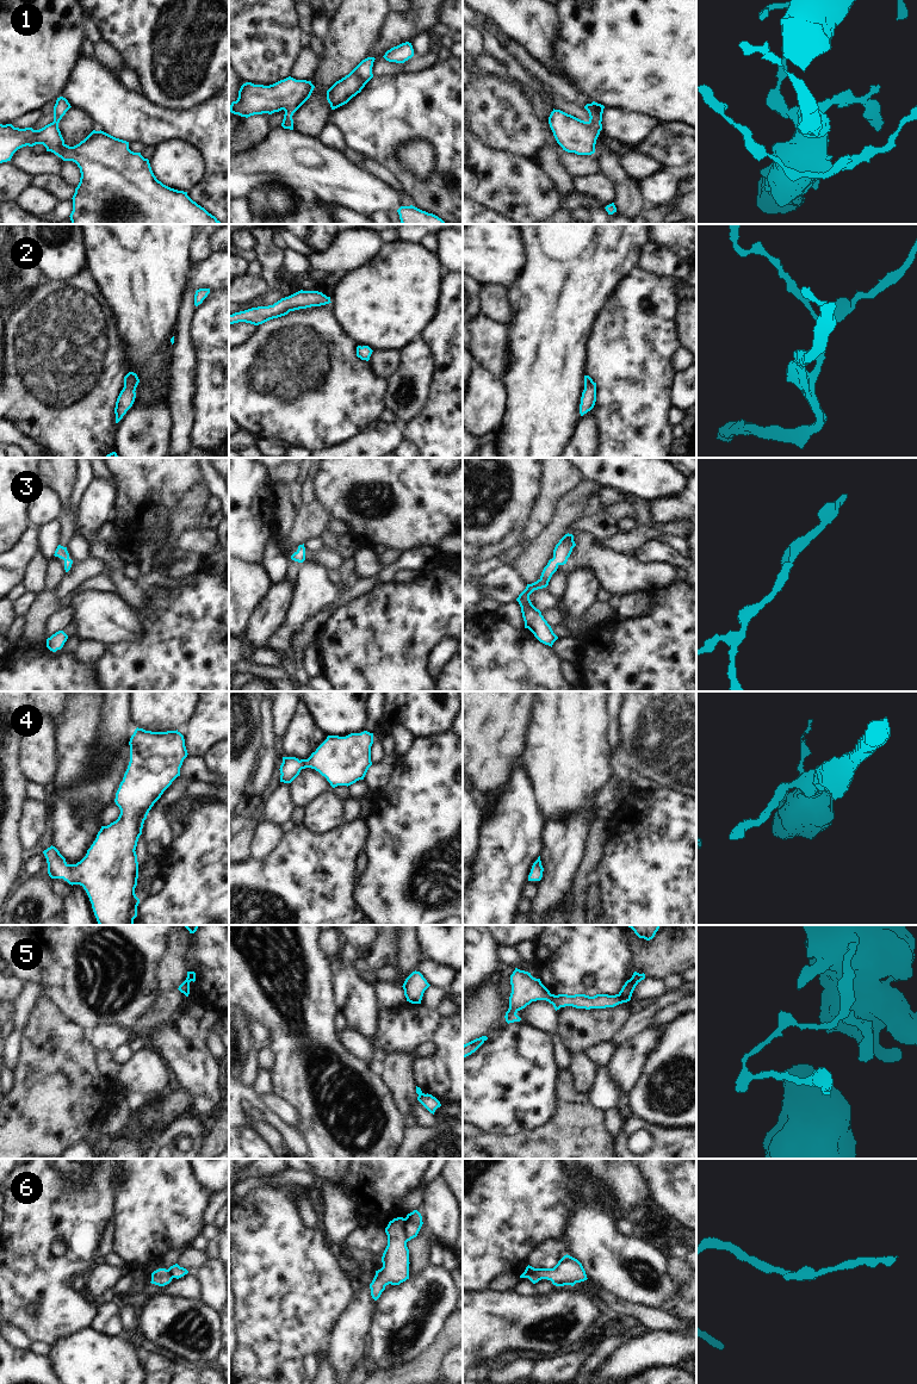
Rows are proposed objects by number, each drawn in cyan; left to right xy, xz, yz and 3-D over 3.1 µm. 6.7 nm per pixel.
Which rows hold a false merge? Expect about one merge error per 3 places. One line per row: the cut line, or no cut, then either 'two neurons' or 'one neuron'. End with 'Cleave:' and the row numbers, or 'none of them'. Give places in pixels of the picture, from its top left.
1: cut none; one neuron
2: cut none; one neuron
3: cut none; one neuron
4: cut none; one neuron
5: cut yz (630, 979), (634, 986); two neurons
6: cut xz (404, 1218), (403, 1234), (407, 1241); two neurons
Cleave: 5, 6

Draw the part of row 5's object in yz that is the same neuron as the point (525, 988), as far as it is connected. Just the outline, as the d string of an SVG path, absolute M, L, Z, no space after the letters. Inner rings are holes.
M515 968L510 975L512 993L509 997L509 1008L506 1012L506 1022L520 1022L521 1018L516 1014L532 1001L546 1000L553 1005L554 1010L560 1007L572 1006L576 1008L606 1008L614 1007L619 1004L631 1000L636 988L631 980L627 980L621 991L615 995L596 994L589 997L585 994L551 994L550 991L541 983L540 979L535 979L531 973Z

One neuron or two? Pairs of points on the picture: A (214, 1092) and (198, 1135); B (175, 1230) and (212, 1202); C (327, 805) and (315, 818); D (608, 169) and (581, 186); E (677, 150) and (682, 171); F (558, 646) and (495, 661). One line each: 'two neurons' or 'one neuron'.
A: two neurons
B: two neurons
C: one neuron
D: two neurons
E: two neurons
F: two neurons

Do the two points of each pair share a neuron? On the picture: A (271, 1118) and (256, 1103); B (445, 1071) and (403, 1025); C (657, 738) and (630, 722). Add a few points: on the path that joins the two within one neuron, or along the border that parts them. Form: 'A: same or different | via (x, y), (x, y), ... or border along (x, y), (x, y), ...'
A: same | via (267, 1115), (260, 1106)
B: same | via (445, 1055), (445, 1049), (422, 1026), (419, 1026)
C: same | via (650, 731), (642, 722), (637, 722)

